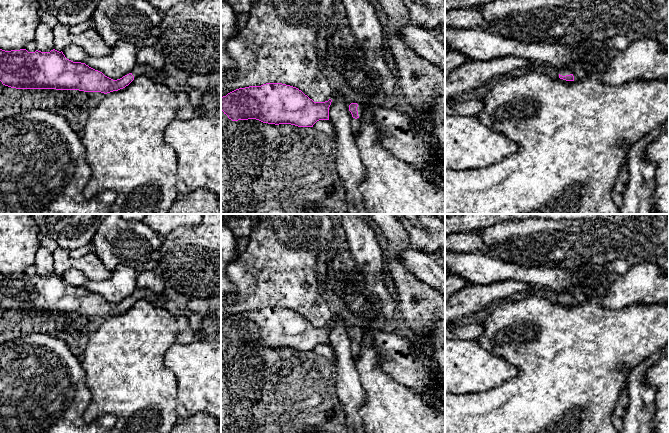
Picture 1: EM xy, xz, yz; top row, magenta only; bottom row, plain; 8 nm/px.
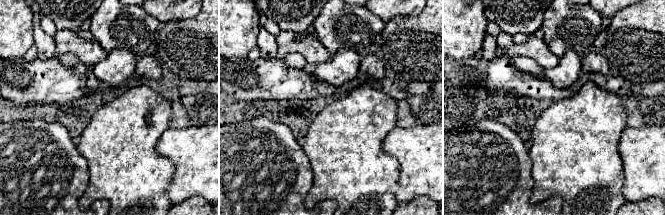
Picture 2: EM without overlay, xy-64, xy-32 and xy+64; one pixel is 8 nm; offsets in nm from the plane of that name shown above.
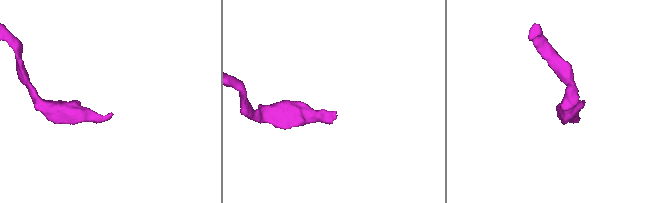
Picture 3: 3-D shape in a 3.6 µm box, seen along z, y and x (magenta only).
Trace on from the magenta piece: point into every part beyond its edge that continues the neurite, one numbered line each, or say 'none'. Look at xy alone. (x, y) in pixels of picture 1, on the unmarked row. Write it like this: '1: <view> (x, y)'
1: xy (155, 298)

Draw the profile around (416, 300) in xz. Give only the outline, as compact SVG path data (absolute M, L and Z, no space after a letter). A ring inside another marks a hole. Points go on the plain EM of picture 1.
M394 214L368 215L377 223L388 241L387 253L383 254L385 270L391 274L395 284L398 310L405 320L405 325L413 331L410 340L415 339L417 335L426 340L425 348L430 347L433 351L431 360L437 364L439 369L445 372L445 295L419 280L399 260L399 254L404 249L410 248L410 238L403 224Z

